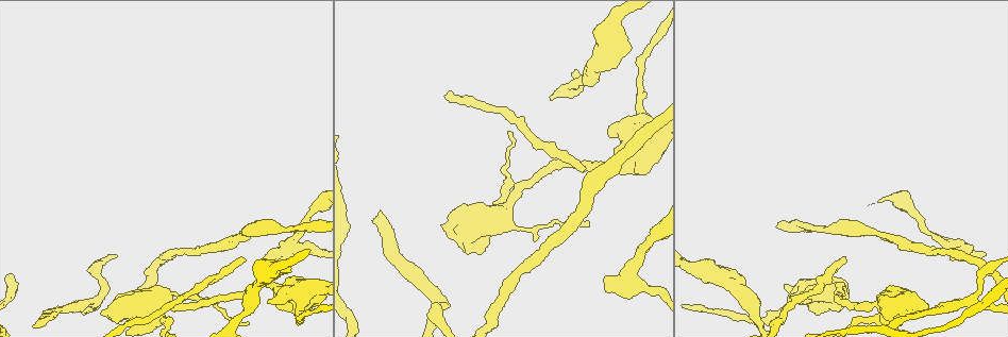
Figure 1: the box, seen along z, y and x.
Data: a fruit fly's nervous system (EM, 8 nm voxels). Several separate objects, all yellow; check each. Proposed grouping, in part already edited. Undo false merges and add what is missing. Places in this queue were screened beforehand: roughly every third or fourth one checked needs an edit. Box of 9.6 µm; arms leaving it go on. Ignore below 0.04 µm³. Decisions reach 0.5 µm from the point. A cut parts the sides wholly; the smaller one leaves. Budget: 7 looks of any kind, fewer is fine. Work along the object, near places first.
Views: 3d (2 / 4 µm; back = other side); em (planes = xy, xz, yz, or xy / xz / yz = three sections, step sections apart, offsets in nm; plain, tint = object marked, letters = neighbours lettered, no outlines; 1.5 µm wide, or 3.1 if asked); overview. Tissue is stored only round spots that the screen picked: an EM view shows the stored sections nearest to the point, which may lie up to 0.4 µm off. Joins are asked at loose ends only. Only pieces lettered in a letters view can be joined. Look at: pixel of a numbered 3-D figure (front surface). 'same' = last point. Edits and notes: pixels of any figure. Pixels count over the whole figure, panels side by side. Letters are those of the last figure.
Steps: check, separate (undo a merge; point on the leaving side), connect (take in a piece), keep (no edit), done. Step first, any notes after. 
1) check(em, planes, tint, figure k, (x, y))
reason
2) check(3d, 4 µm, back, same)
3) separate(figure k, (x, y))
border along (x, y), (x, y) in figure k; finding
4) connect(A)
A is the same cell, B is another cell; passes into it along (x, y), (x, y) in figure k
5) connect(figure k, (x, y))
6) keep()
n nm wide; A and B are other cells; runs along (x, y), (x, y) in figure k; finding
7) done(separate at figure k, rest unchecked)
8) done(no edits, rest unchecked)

check(em, xz, step 8, tint, figure 1, (588, 189))

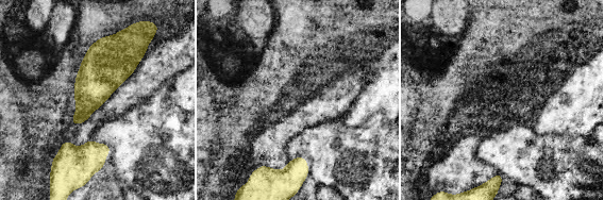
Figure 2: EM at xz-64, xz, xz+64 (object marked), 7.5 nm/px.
check(em, planes, tint, same)

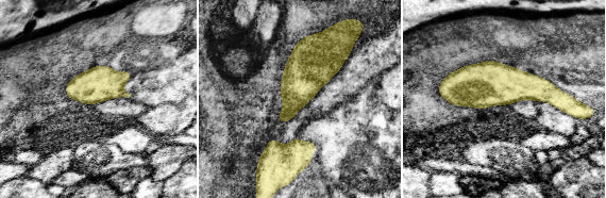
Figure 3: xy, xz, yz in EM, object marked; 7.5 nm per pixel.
check(em, planes, letters, same)
what lies round it

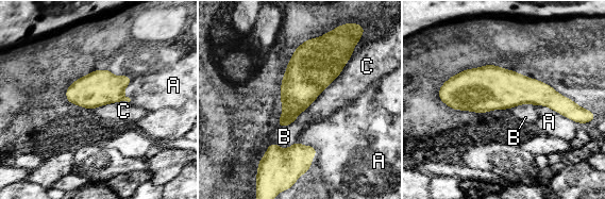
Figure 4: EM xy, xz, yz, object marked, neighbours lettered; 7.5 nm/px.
keep()
260 nm wide; A, B and C are other cells; border along (347, 64), (295, 120) in figure 4; continuous, no second neuron

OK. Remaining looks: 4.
check(em, planes, letters, figure 1, (96, 302))
arms part here

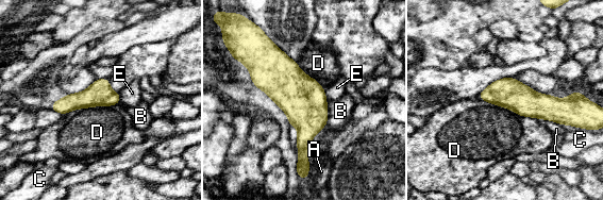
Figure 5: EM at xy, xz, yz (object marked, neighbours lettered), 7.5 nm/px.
keep()
D touches over 300 nm; A, B, C, D and E are other cells; one neuron here

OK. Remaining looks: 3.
check(em, planes, letters, figure 1, (916, 217))
calibre changes

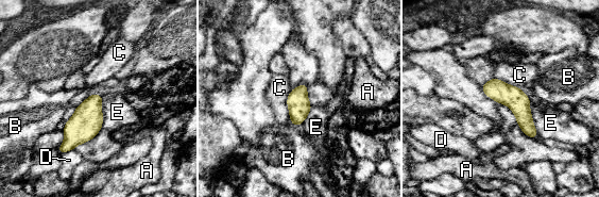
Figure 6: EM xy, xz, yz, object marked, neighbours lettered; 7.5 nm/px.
keep()
A, B, C, D and E are other cells; runs along (486, 85), (522, 112), (534, 135) in figure 6; all the same neuron

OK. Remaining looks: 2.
done(no edits, rest unchecked)

